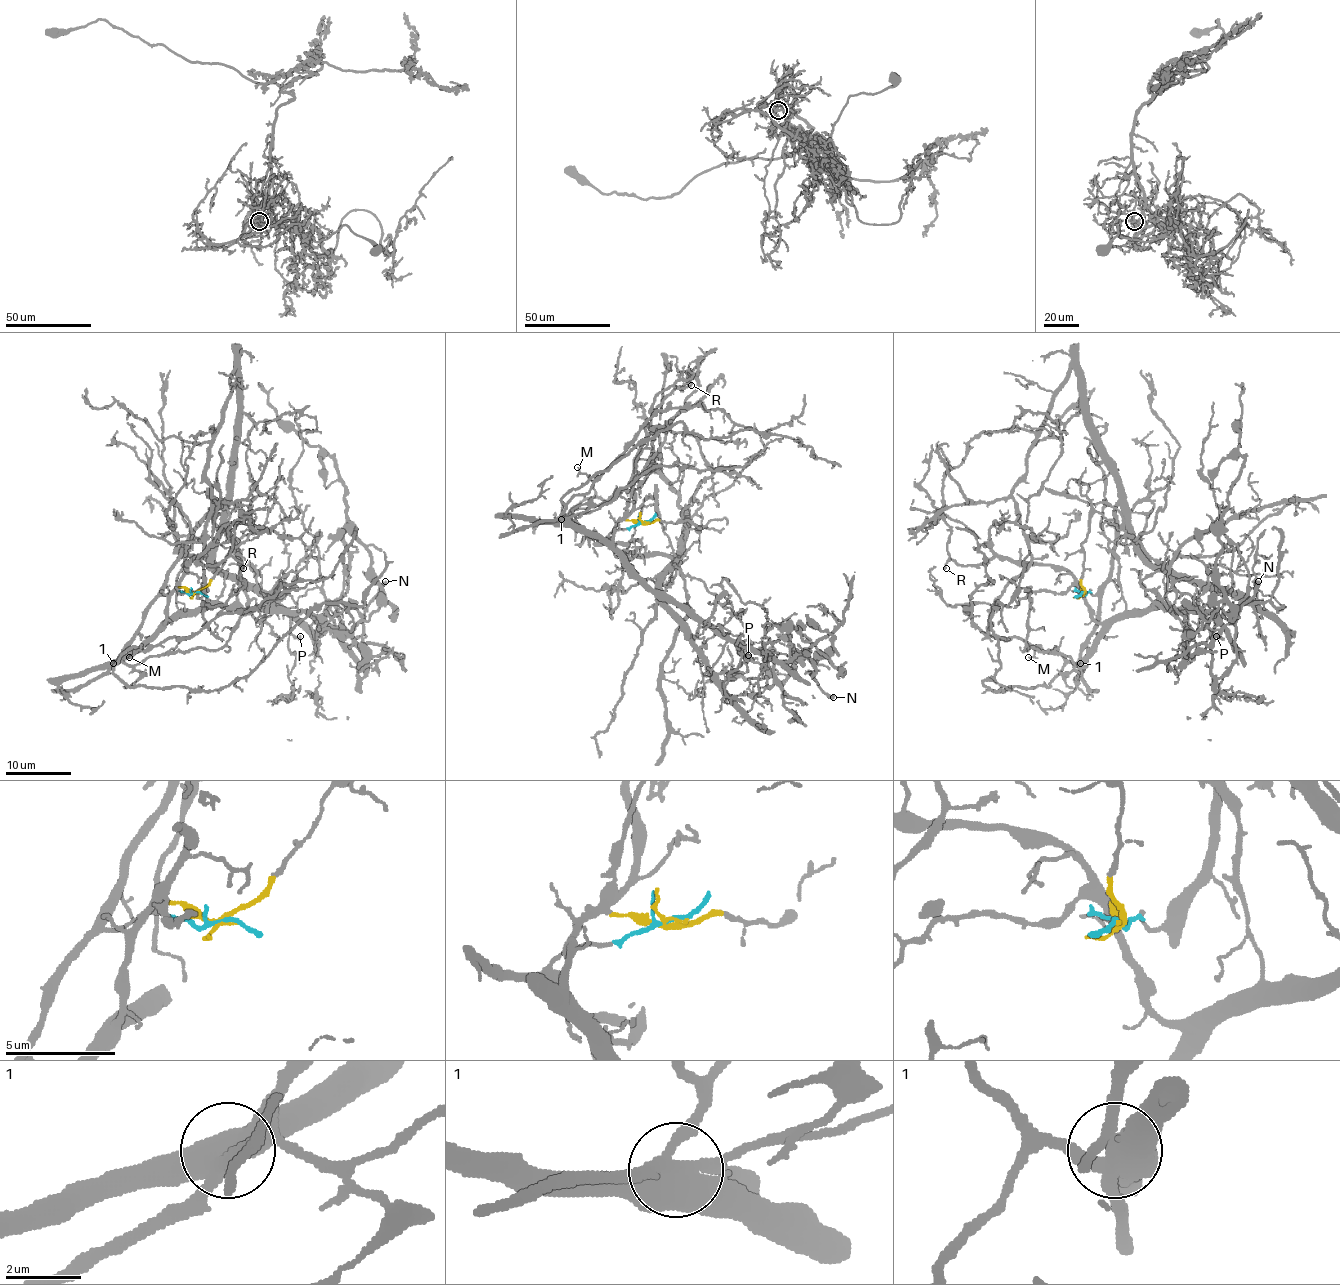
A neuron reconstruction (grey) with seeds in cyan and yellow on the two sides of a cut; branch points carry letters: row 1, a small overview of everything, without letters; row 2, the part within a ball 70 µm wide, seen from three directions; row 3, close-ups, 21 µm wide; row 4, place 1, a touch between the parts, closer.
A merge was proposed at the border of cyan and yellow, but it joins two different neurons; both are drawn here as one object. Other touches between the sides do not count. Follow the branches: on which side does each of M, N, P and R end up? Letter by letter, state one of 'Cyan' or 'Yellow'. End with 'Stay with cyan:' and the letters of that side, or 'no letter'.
M: Yellow
N: Yellow
P: Yellow
R: Yellow
Stay with cyan: no letter

